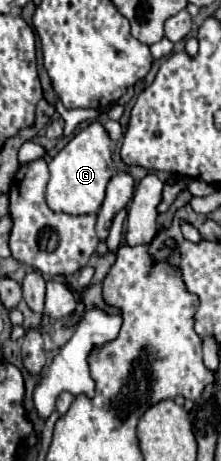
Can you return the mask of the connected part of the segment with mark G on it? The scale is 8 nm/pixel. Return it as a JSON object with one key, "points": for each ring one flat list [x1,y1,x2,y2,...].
{"points":[[93,121,83,131,79,131,48,163,50,179,47,183,47,205,57,213,85,215,97,213,105,187,115,171,111,155,111,139,99,121]]}

